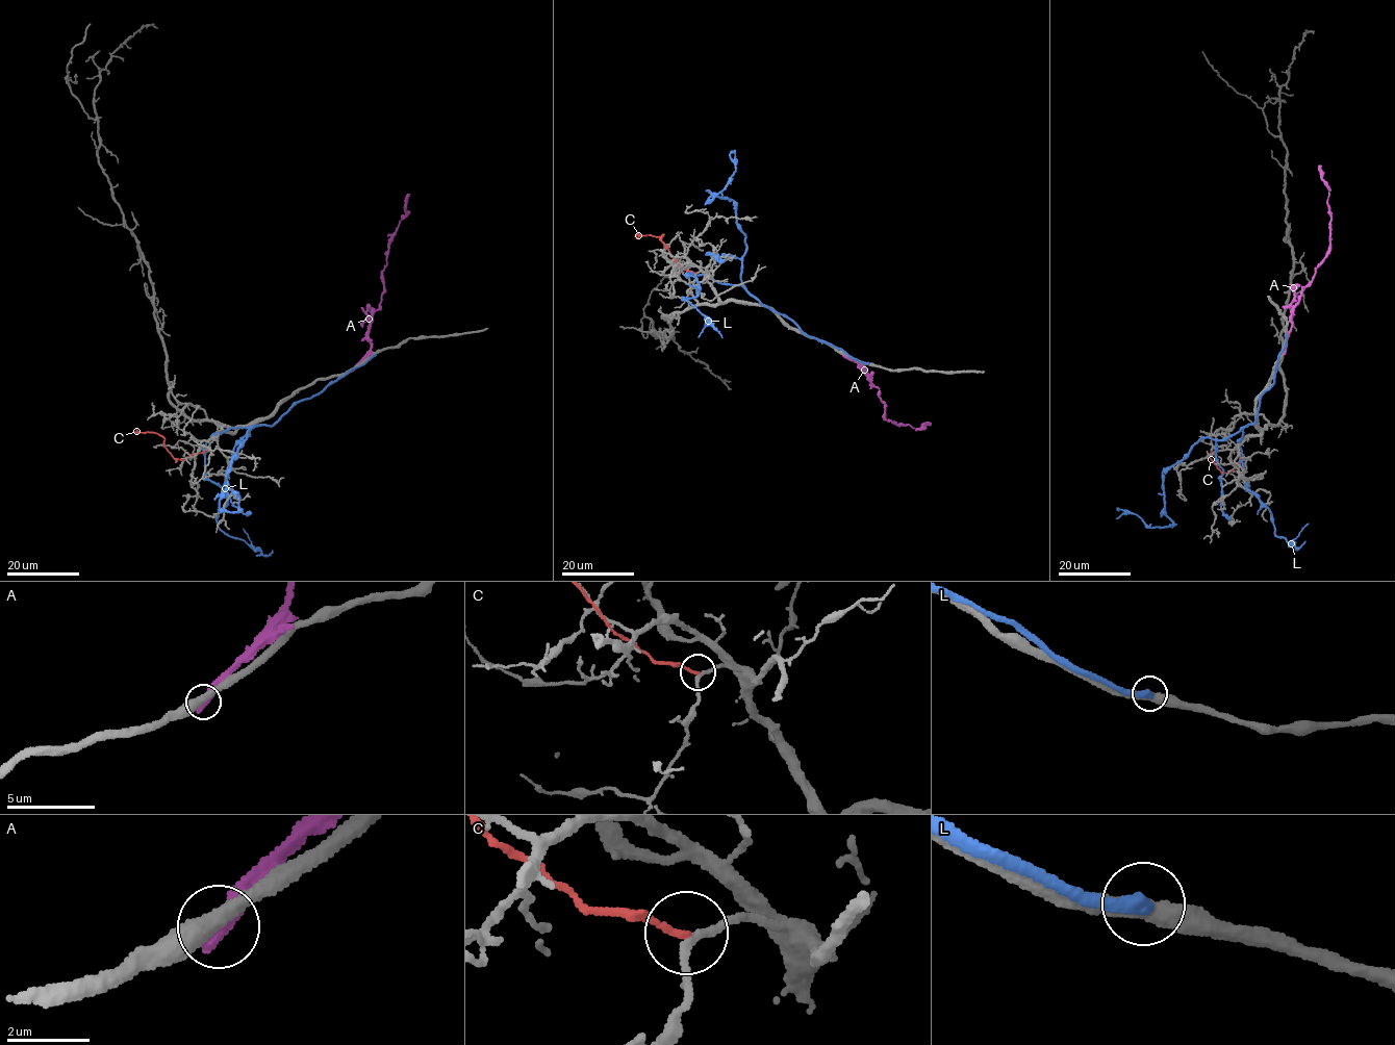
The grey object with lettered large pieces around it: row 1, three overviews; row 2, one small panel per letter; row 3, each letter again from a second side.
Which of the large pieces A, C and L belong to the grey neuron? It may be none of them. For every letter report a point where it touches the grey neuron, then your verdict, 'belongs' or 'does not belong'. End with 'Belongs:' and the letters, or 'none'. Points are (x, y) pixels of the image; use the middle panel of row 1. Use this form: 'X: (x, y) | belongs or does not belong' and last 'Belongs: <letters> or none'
A: (844, 355) | does not belong
C: (695, 273) | does not belong
L: (868, 363) | does not belong
Belongs: none

